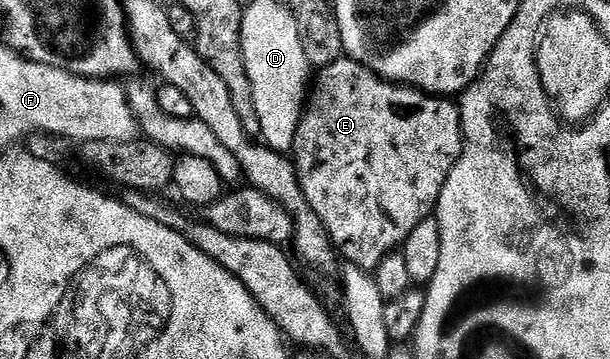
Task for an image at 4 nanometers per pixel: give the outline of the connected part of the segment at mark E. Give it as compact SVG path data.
M351 58L336 60L330 66L319 69L317 76L307 93L307 101L298 122L297 136L293 140L290 153L294 161L296 177L302 186L302 194L308 199L308 205L318 214L322 226L328 232L332 247L347 263L375 273L382 258L397 251L404 245L406 238L410 238L414 226L418 226L418 222L422 222L427 216L435 213L436 204L440 201L442 194L442 186L446 186L446 178L450 178L450 170L454 170L464 149L464 127L460 121L460 105L452 98L433 96L427 92L421 92L419 88L409 88L406 84L394 84L390 80L384 80Z

